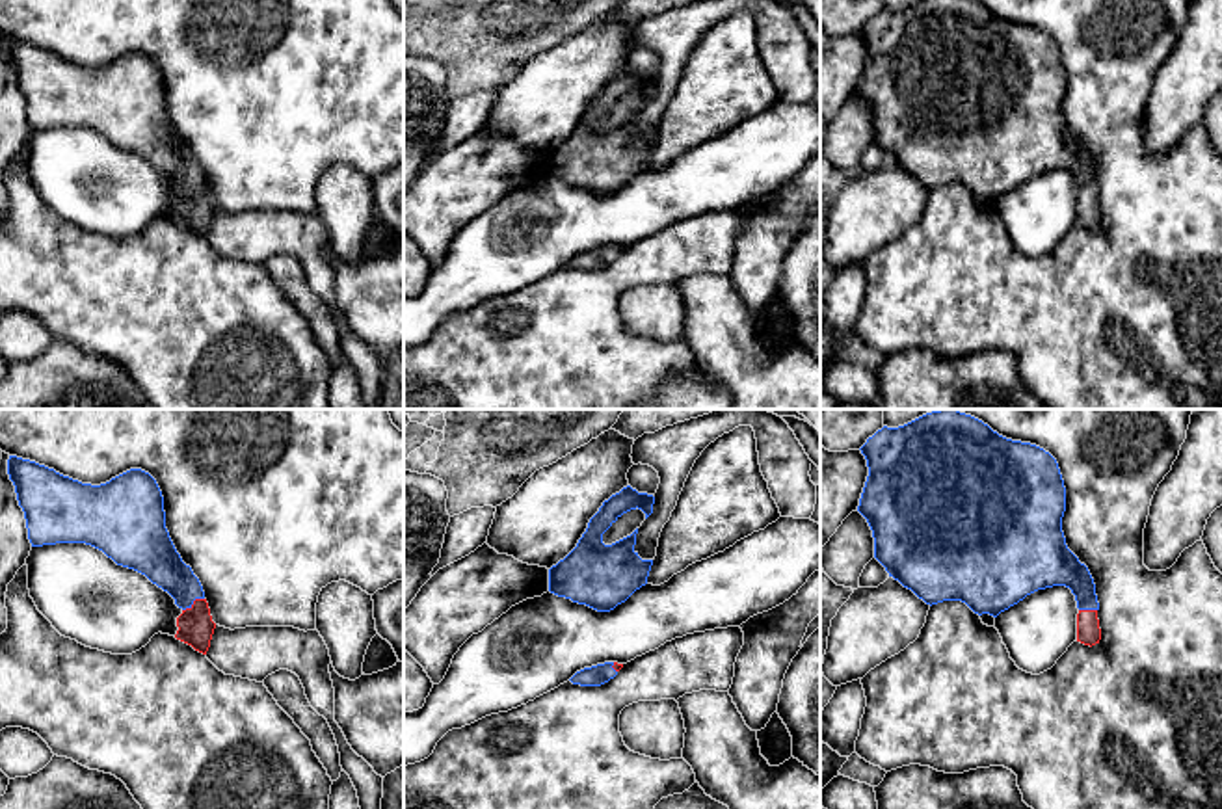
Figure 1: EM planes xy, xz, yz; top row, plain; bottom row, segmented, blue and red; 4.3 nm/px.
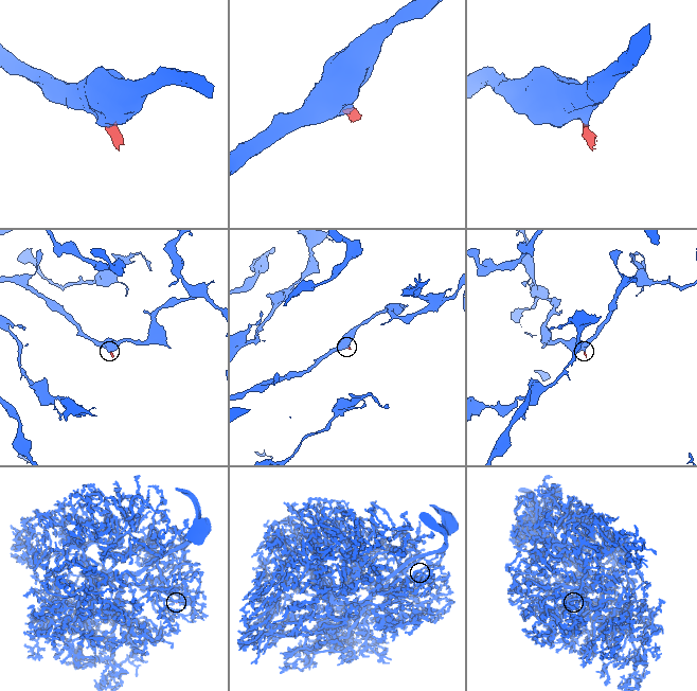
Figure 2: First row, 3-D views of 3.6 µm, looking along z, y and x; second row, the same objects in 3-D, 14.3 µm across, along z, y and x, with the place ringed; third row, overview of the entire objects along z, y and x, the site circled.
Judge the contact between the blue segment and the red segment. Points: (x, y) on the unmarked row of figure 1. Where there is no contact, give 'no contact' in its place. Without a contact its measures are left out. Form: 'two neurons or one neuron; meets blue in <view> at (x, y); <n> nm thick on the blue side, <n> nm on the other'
one neuron; meets blue in xy at (192, 186); 180 nm thick on the blue side, 160 nm on the other

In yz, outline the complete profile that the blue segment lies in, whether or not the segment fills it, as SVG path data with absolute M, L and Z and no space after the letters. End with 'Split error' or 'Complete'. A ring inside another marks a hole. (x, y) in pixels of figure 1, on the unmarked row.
M919 0L898 11L883 9L859 33L867 43L869 60L857 95L872 113L874 141L889 160L930 190L962 184L975 197L993 201L1038 173L1066 169L1079 192L1077 225L1090 231L1099 227L1096 167L1088 151L1066 128L1066 71L1049 35L1006 22L975 0Z. Split error

